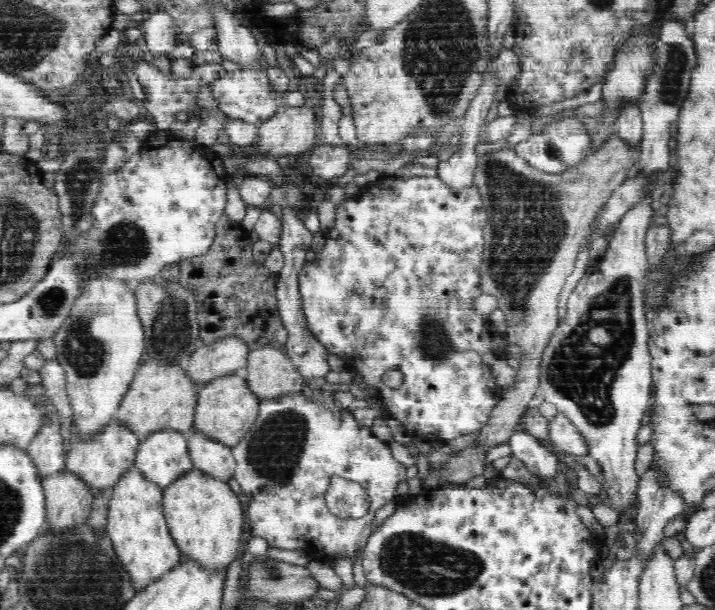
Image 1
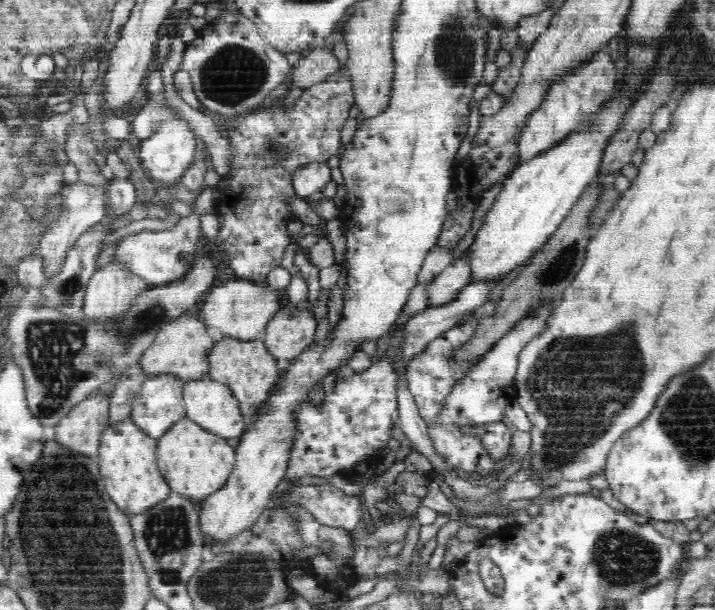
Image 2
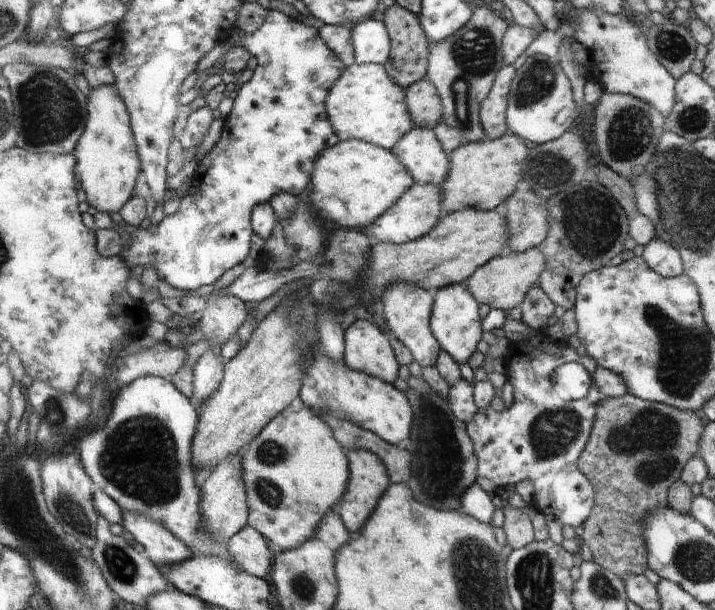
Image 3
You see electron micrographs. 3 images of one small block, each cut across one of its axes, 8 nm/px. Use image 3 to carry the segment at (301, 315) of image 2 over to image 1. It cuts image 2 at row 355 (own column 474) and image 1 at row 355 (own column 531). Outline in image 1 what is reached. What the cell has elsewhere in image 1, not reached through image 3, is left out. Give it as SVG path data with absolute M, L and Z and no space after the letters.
M273 345L251 350L243 375L260 401L302 391L307 381L284 349Z

